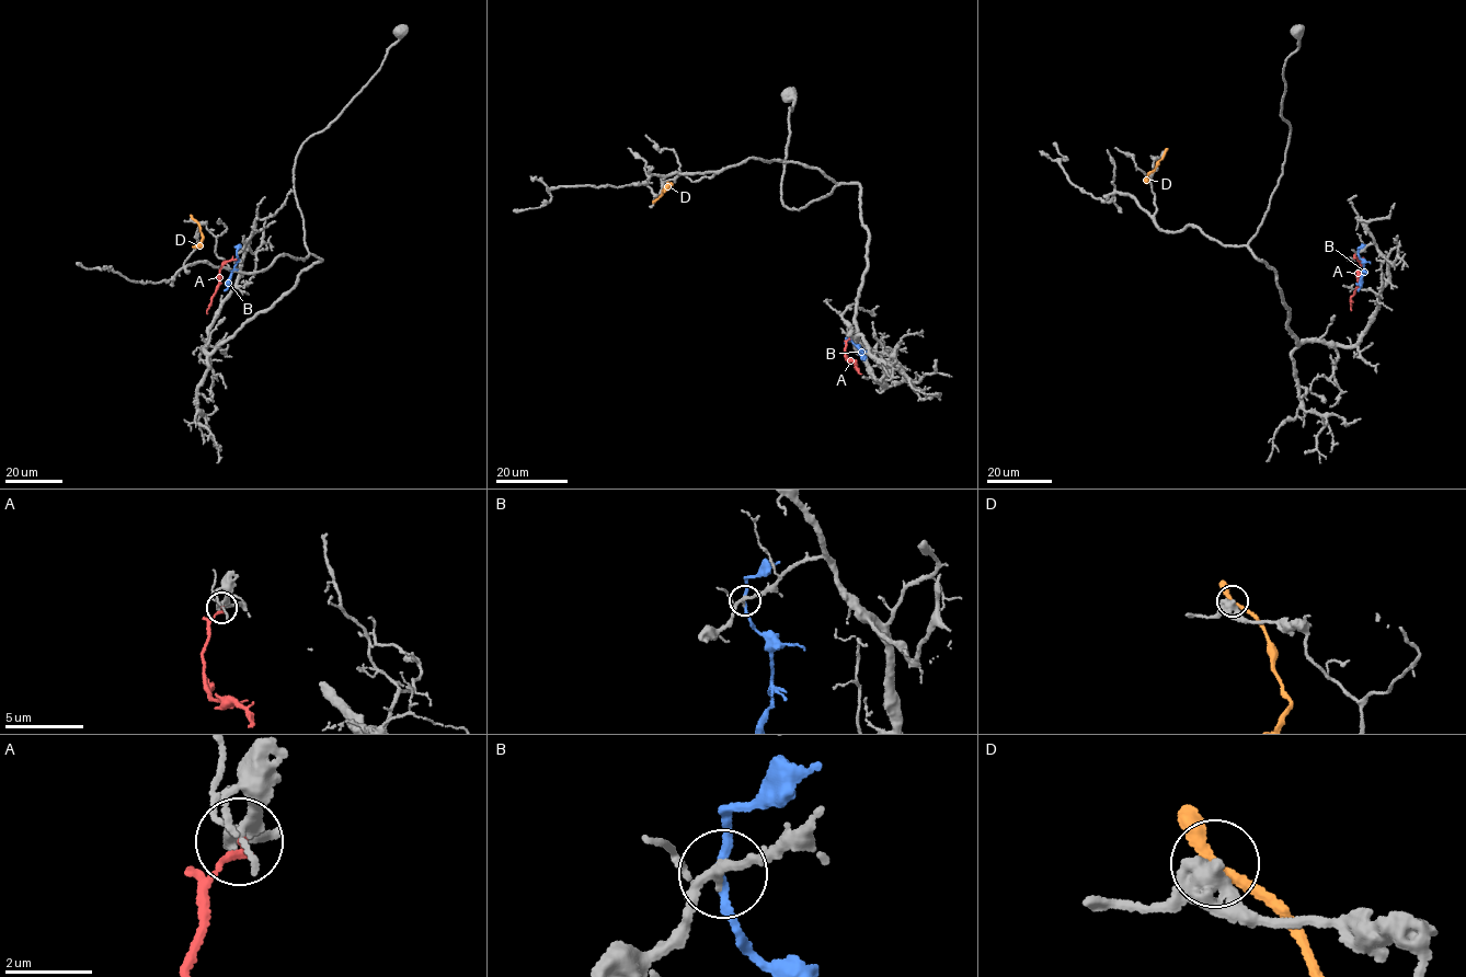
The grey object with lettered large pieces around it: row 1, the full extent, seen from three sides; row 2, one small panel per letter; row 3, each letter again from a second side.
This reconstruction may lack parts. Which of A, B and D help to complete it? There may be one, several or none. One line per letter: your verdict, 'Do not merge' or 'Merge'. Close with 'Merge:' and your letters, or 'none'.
A: Do not merge
B: Do not merge
D: Do not merge
Merge: none

